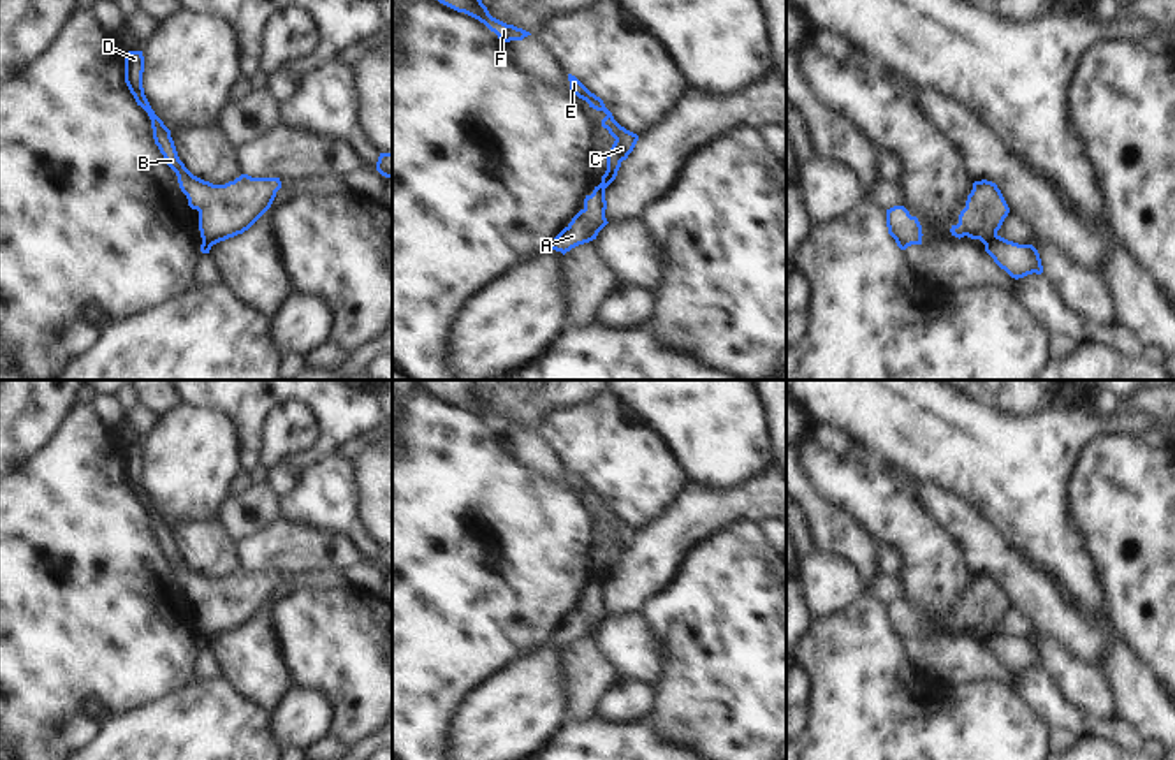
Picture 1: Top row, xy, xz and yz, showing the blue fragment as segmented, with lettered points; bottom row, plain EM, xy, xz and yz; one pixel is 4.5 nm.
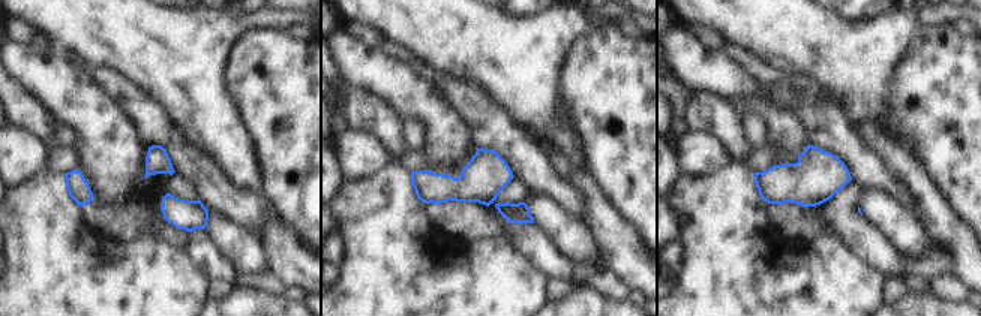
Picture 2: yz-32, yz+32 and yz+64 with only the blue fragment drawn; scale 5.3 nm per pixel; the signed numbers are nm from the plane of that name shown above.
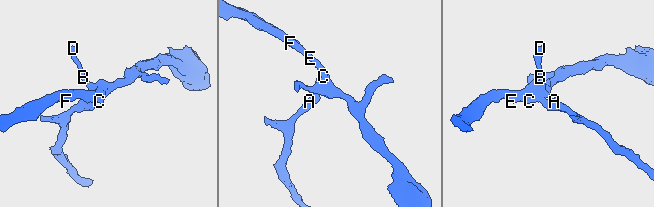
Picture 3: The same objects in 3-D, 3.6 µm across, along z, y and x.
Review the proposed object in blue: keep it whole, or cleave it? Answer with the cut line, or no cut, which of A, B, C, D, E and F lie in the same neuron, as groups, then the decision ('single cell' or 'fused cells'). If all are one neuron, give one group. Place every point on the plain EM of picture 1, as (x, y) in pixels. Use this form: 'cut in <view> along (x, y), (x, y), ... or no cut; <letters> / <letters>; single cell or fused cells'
cut in yz along (996, 628), (985, 639); A / B C D E F; fused cells

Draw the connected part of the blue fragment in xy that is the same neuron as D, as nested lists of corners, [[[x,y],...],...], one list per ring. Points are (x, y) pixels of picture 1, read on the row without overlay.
[[[128,445],[125,452],[125,477],[153,522],[153,533],[167,559],[176,566],[188,600],[199,605],[202,637],[213,640],[248,625],[273,598],[281,582],[280,572],[252,572],[241,568],[225,579],[213,579],[193,570],[179,554],[171,524],[151,503],[142,482],[142,445]]]

